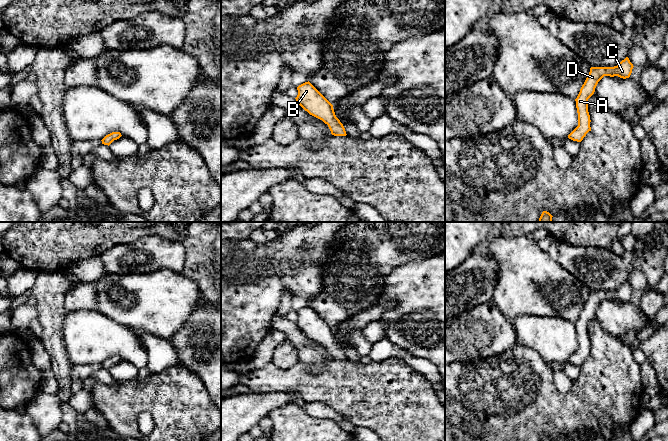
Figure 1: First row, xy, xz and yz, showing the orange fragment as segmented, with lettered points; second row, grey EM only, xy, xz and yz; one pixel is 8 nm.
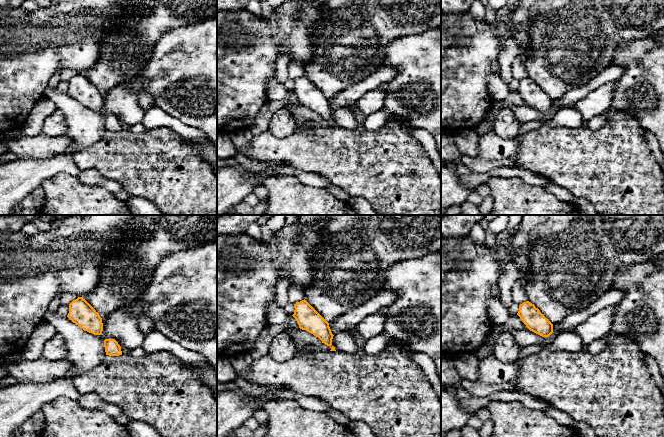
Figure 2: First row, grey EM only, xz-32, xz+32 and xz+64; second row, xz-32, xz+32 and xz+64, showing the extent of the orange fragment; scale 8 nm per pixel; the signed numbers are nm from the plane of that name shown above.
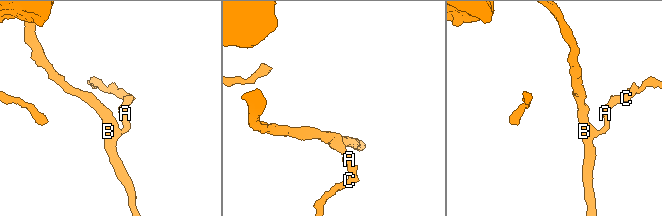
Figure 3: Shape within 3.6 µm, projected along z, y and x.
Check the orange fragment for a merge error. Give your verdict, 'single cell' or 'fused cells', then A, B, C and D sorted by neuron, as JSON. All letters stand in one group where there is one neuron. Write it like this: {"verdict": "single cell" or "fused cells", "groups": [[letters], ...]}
{"verdict": "fused cells", "groups": [["A", "C", "D"], ["B"]]}

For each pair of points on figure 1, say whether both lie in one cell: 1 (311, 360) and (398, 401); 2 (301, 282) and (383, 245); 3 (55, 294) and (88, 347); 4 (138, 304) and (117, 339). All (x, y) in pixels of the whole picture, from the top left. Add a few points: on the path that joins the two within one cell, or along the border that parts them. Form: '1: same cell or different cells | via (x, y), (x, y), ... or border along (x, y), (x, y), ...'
1: different cells | border along (331, 358), (320, 372), (312, 373), (302, 366)
2: different cells | border along (333, 252), (323, 269), (322, 290), (316, 296)
3: different cells | border along (67, 312), (64, 318), (62, 335)
4: different cells | border along (104, 314), (130, 328)

